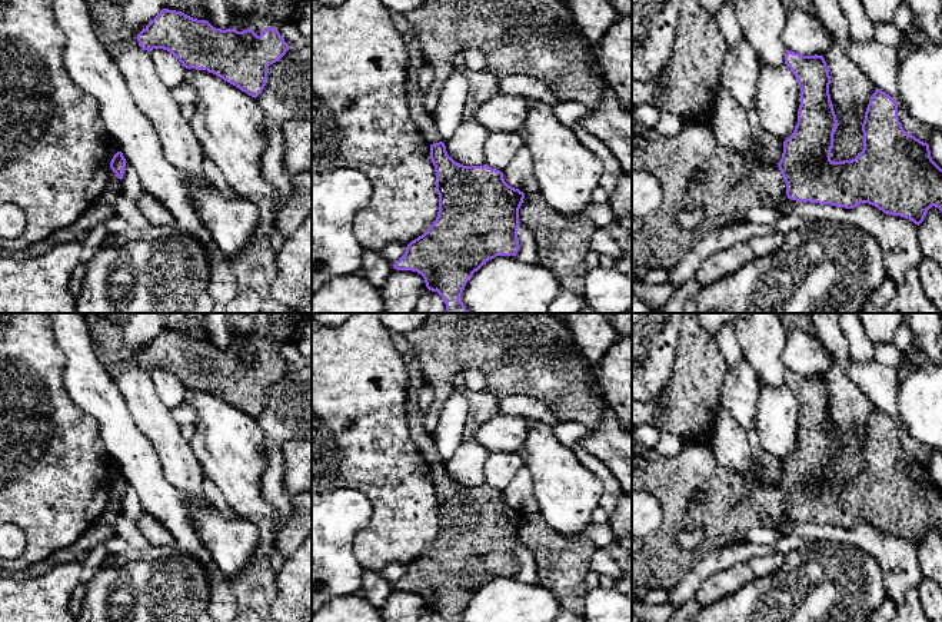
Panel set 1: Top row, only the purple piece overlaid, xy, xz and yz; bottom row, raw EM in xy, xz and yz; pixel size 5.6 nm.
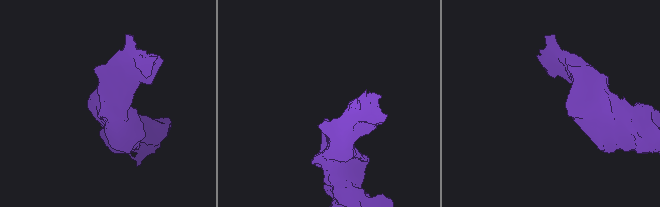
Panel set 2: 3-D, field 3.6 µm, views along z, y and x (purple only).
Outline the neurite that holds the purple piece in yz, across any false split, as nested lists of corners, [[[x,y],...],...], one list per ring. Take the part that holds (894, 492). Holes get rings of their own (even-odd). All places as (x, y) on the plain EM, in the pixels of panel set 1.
[[[786,370],[785,385],[800,408],[798,443],[792,456],[783,462],[782,479],[778,483],[788,519],[845,529],[869,523],[883,533],[909,539],[918,546],[932,526],[942,532],[942,489],[932,480],[929,465],[903,450],[896,420],[876,408],[862,443],[862,472],[852,480],[832,482],[833,455],[839,443],[831,422],[826,382],[823,376],[802,376]]]

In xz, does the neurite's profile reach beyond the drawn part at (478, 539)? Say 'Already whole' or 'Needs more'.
Already whole

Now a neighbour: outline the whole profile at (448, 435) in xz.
[[[453,387],[437,420],[433,440],[442,462],[446,462],[460,446],[469,405],[462,387]]]

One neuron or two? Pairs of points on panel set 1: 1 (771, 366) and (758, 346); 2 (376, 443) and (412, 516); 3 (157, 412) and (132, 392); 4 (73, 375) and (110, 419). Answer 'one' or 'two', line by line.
1: one
2: one
3: one
4: one

